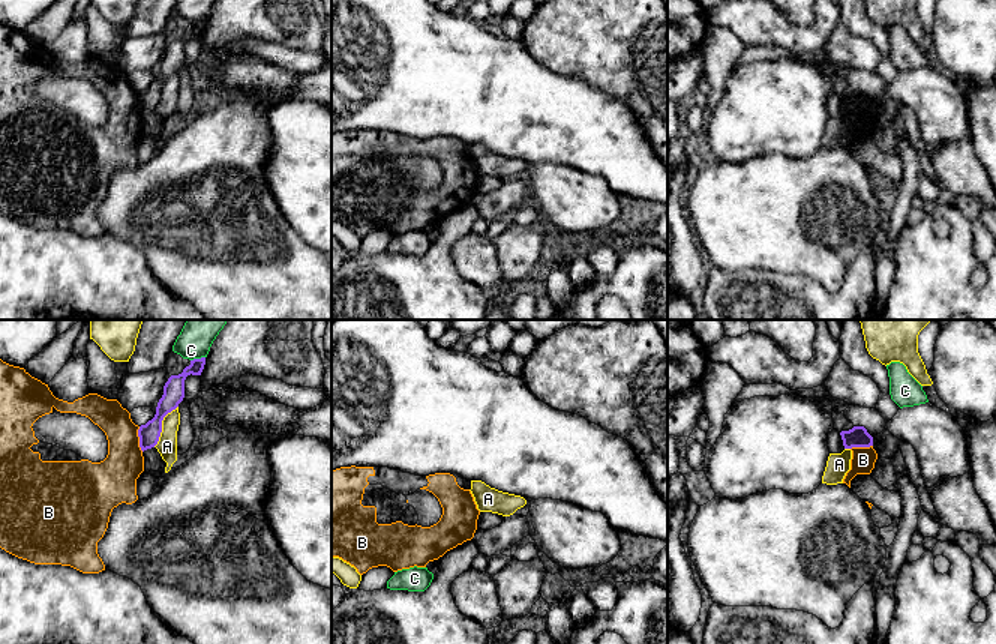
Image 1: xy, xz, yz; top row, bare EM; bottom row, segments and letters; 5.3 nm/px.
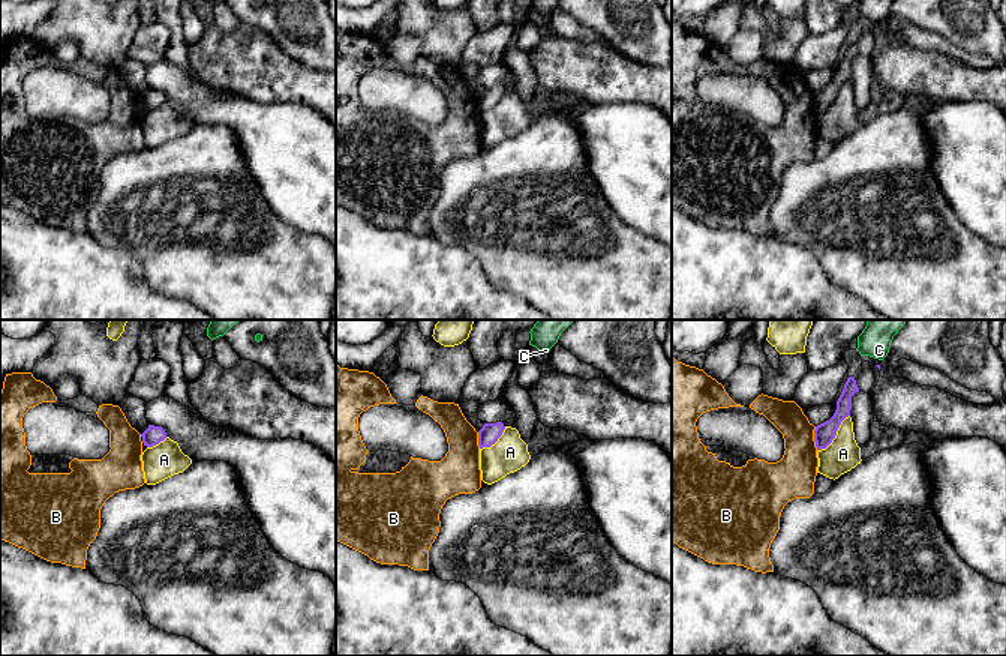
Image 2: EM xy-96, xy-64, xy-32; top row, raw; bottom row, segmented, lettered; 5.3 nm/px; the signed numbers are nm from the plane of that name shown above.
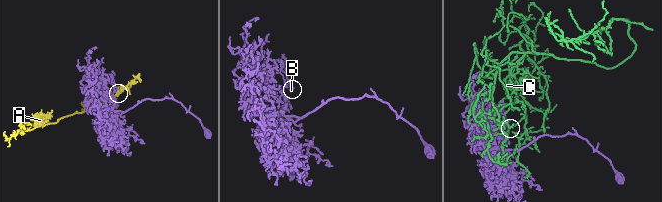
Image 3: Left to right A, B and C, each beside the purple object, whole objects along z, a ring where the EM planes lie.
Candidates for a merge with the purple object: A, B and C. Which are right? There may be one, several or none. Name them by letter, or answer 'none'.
none

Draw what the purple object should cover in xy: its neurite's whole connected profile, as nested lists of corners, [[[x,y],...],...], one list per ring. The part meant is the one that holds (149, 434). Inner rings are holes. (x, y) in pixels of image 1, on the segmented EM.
[[[206,357],[190,360],[190,365],[178,375],[171,375],[164,386],[164,395],[158,402],[156,414],[138,429],[141,450],[152,449],[158,444],[162,432],[164,417],[176,410],[184,398],[184,380],[188,375],[201,375],[206,365]]]

